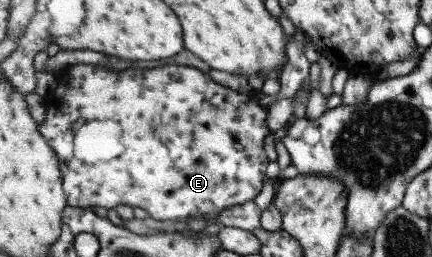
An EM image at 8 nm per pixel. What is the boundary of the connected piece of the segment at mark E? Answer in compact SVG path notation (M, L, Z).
M170 64L153 69L128 68L117 73L98 65L75 65L59 79L59 86L52 86L45 96L46 118L40 124L44 136L60 157L61 171L64 173L64 190L69 206L91 208L94 205L113 209L117 205L141 207L154 219L161 221L187 221L205 218L209 224L219 224L219 217L227 208L235 208L253 202L264 186L269 157L265 153L265 137L269 135L268 108L261 107L252 94L240 93L231 87L221 86L211 79L211 75L189 65Z

